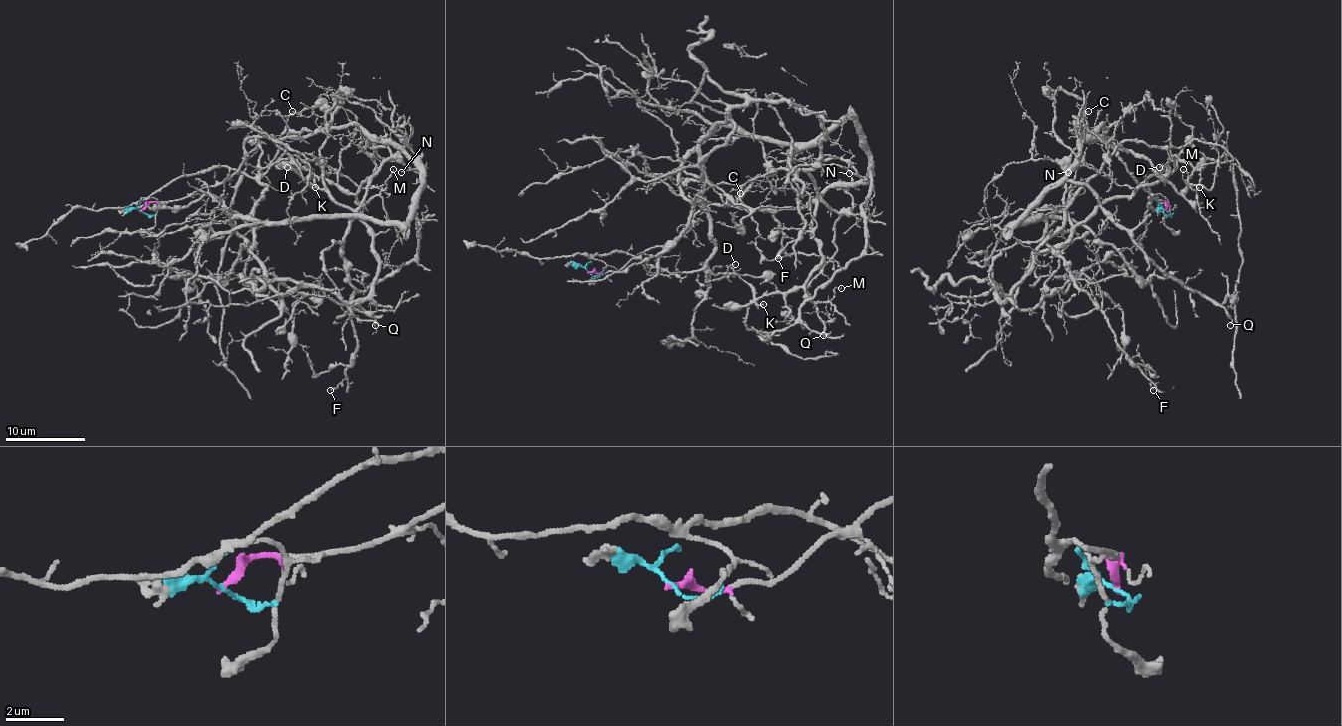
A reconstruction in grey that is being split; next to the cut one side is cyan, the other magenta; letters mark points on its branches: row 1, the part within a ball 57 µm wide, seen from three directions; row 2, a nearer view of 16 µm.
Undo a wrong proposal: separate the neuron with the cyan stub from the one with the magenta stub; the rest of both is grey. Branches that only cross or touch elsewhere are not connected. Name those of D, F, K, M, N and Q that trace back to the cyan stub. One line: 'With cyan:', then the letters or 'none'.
With cyan: D, K

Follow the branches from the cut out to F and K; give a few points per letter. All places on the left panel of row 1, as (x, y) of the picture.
F: (141, 211), (219, 185), (251, 137), (359, 125), (394, 145), (418, 209), (349, 225), (357, 351), (329, 389)
K: (141, 211), (141, 201), (177, 179), (221, 167), (261, 177), (291, 157), (309, 171), (315, 187)

